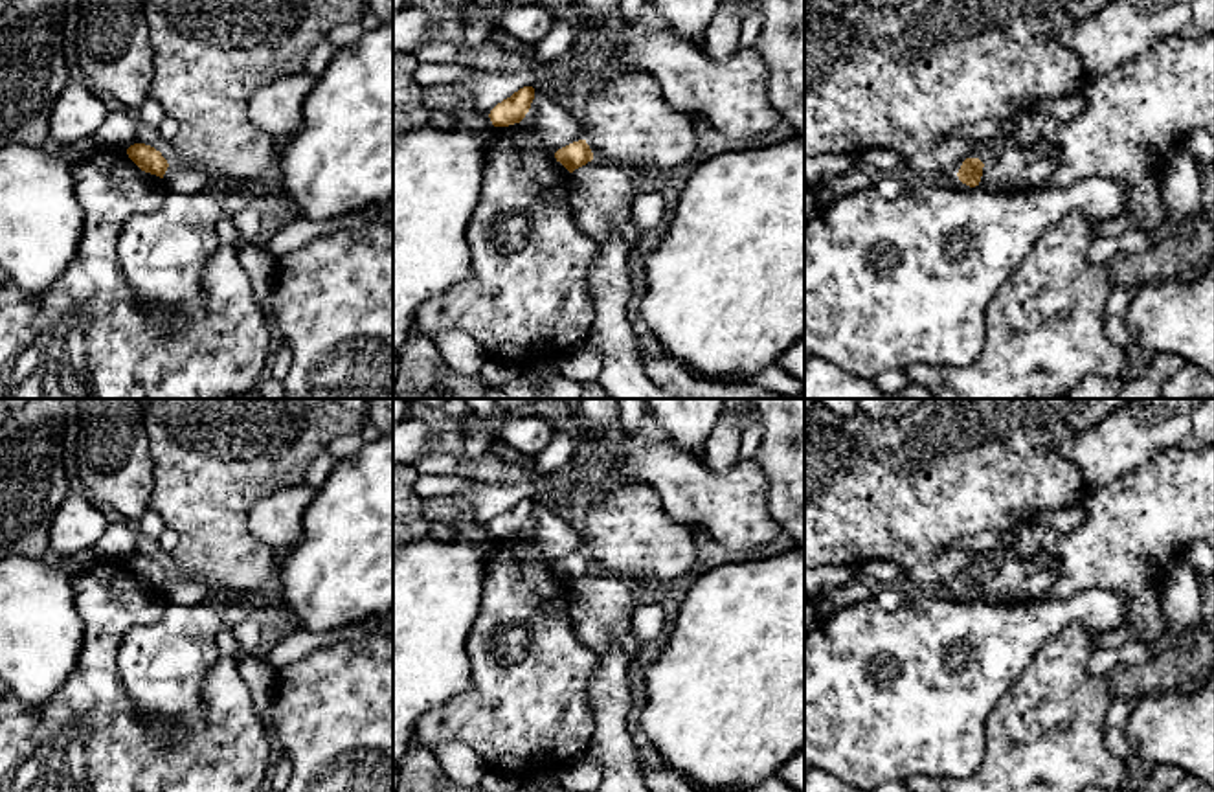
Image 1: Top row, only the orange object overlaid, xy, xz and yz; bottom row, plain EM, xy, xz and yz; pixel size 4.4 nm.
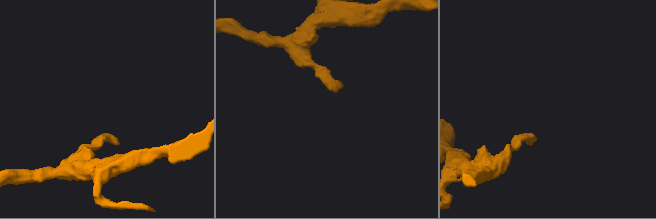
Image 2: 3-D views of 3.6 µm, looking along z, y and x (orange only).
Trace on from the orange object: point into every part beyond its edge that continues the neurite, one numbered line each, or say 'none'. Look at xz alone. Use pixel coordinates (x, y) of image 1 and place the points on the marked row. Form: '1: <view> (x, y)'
none

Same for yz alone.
none

